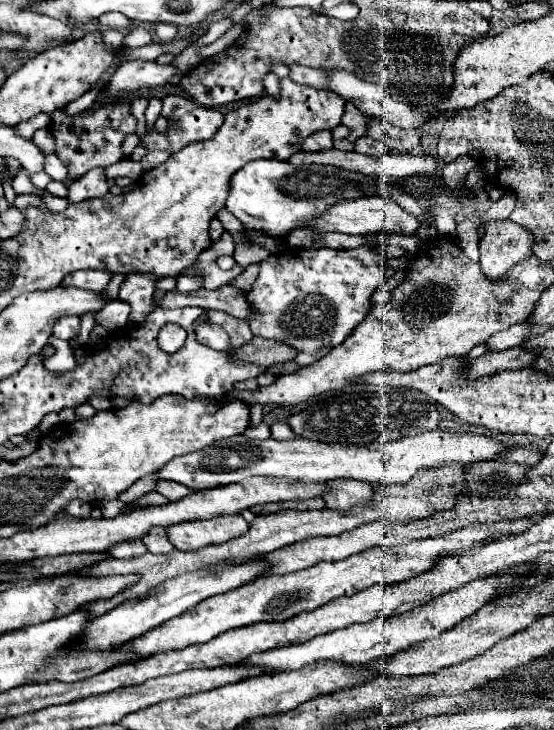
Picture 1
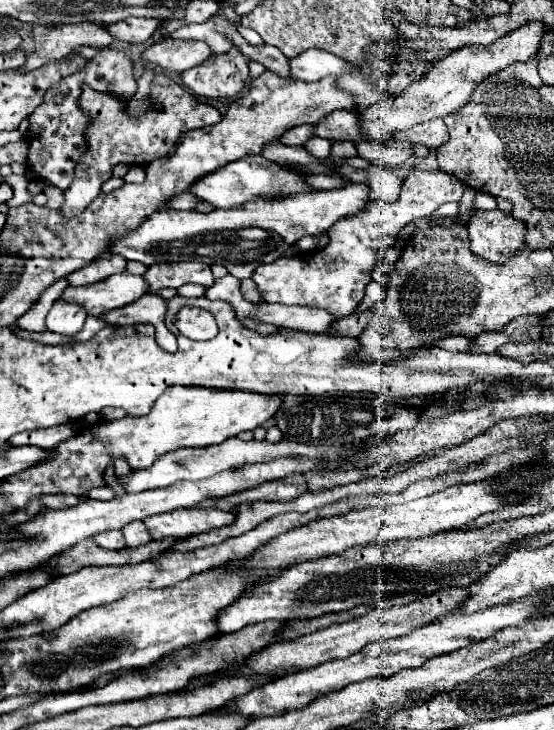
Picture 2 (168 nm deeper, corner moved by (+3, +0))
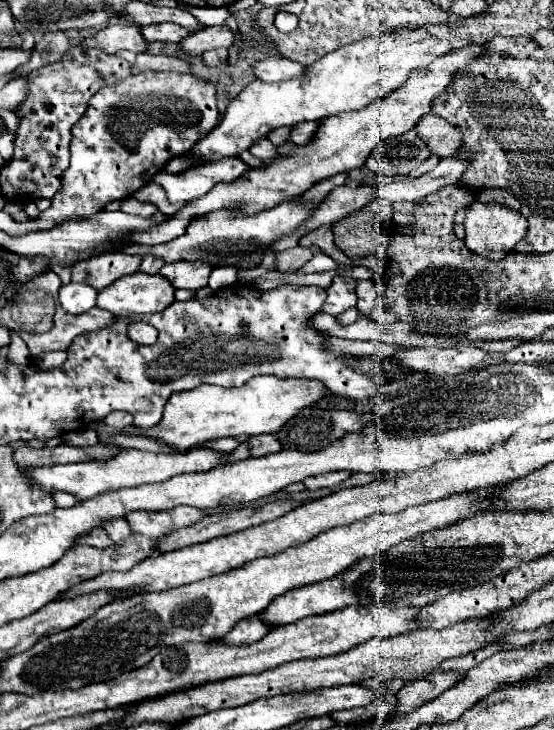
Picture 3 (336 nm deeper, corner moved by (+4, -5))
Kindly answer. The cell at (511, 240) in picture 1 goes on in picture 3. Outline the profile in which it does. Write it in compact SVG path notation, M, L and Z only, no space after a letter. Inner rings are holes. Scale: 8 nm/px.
M473 201L465 217L465 245L481 257L499 261L525 237L527 229L529 229L529 223L519 211L511 211L507 205L501 205L495 201L493 203Z

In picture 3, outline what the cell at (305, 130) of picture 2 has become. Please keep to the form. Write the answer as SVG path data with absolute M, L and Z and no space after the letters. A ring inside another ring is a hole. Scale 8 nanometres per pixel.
M279 127L279 129L271 131L271 133L267 135L267 139L269 139L273 145L283 145L283 143L289 141L289 129L287 129L287 127Z

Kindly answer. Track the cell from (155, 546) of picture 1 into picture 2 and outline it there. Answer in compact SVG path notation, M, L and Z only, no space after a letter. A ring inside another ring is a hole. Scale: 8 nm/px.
M132 522L132 524L128 524L126 528L122 528L122 534L126 538L128 548L138 548L138 546L144 546L144 544L152 542L152 536L150 536L148 528L144 526L144 522Z

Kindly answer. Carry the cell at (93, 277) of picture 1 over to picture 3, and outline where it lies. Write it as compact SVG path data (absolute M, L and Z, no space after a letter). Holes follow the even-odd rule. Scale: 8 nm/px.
M105 253L91 257L89 261L79 261L71 269L71 281L81 281L93 285L95 289L105 289L119 277L137 273L141 265L141 257L127 253Z

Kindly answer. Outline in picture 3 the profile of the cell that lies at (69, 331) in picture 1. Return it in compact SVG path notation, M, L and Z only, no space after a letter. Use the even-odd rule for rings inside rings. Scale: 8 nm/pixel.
M69 283L59 289L59 303L67 313L85 313L97 303L97 289L87 283Z

